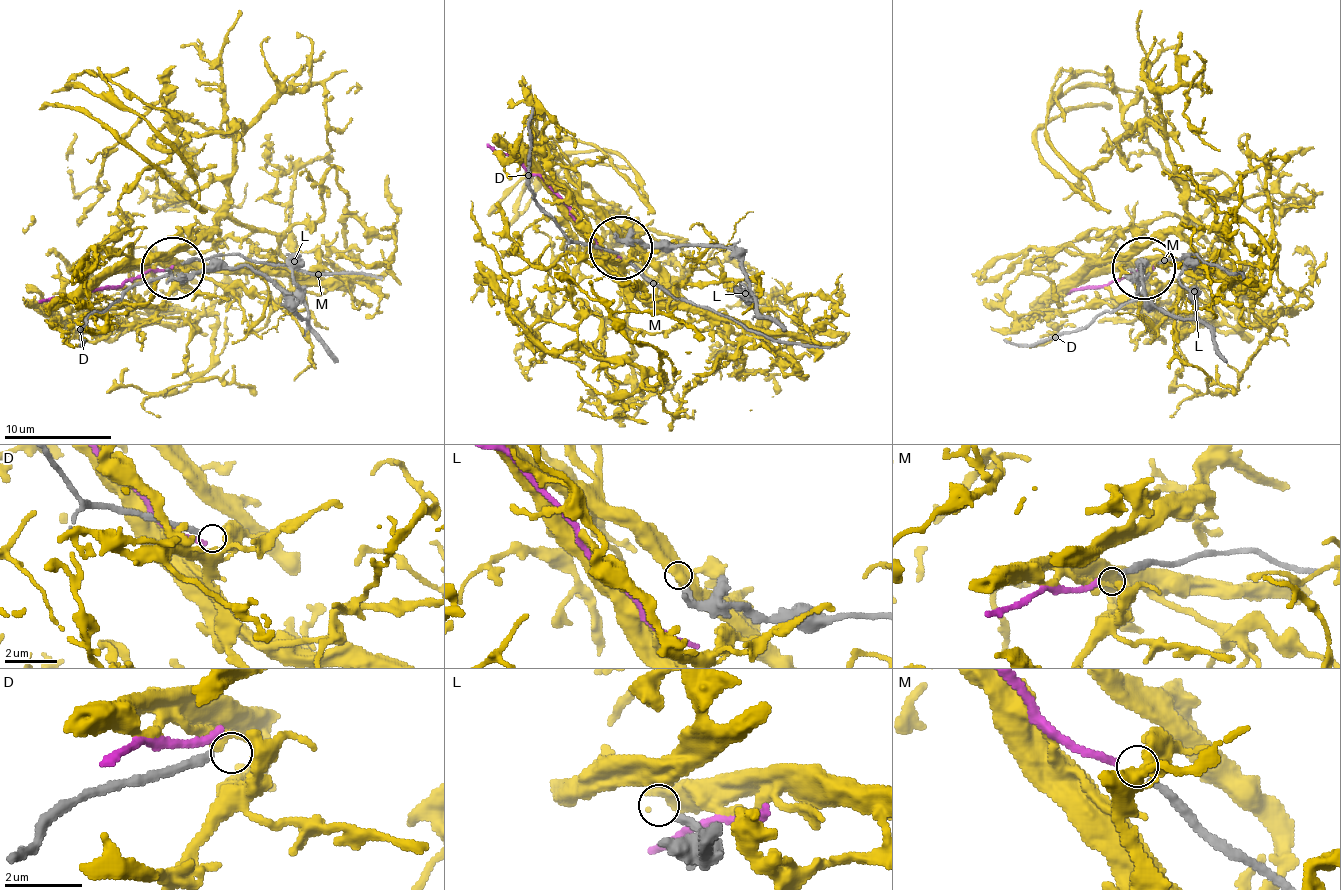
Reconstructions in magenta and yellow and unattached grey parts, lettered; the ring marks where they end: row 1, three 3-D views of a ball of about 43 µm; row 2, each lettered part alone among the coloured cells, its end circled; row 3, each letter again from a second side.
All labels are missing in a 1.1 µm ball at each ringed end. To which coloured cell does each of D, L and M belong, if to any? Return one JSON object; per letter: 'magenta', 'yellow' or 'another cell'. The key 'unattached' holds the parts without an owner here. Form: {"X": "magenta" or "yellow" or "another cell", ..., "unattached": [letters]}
{"D": "another cell", "L": "another cell", "M": "magenta", "unattached": ["D", "L"]}

